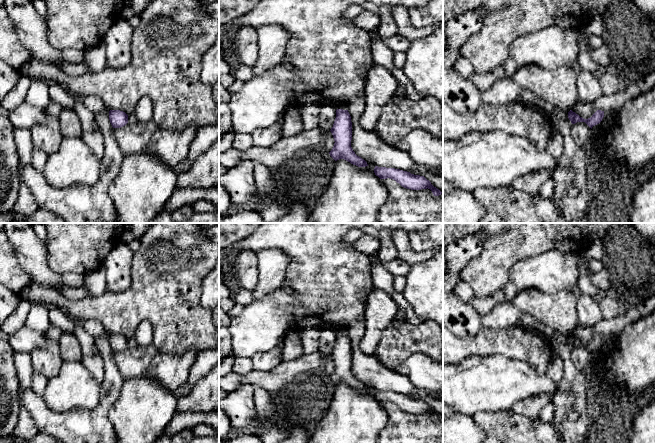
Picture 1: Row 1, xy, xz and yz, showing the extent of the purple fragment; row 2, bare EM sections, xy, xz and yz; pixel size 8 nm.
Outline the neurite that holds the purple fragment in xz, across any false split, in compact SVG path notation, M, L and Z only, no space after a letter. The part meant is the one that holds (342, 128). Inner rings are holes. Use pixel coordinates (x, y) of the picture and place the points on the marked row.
M336 110L336 118L330 131L335 143L329 154L335 161L344 159L358 167L368 166L367 162L357 156L351 147L352 122L348 110Z

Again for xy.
M110 110L109 120L113 128L121 128L128 123L128 115L120 110Z

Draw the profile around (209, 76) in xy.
M219 34L214 44L202 56L200 79L203 84L211 87L219 82Z

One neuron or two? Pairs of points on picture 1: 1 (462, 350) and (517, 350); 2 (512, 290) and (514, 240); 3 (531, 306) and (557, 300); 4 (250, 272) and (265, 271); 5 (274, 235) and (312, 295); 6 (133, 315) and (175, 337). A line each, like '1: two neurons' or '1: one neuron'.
1: one neuron
2: two neurons
3: one neuron
4: two neurons
5: one neuron
6: one neuron

